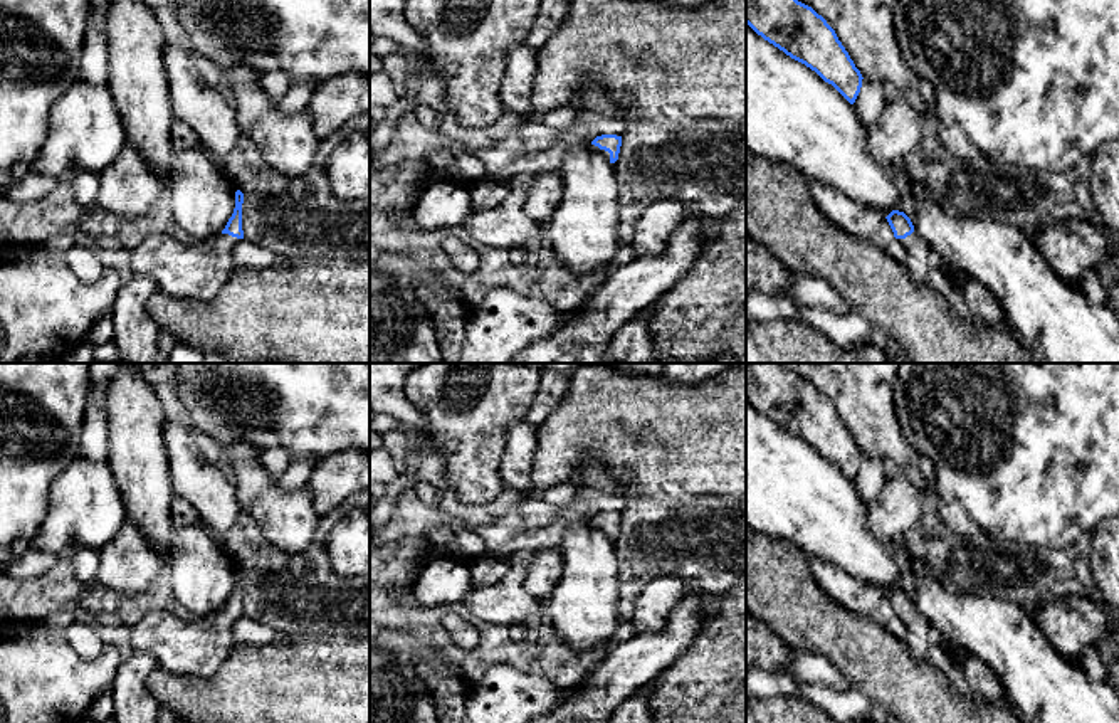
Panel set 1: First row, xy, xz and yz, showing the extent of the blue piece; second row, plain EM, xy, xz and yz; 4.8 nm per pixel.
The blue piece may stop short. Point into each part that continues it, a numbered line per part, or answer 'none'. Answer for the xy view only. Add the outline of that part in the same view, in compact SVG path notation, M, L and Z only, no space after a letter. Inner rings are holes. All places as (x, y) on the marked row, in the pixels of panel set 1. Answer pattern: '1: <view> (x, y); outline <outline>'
1: xy (197, 271); outline M148 234L133 251L134 276L150 276L168 296L212 299L230 277L232 251L240 239L218 234L197 244L183 244L171 234Z

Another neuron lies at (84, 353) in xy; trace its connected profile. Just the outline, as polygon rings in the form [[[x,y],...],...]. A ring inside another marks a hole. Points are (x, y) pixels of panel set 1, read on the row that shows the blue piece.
[[[82,341],[62,363],[94,363],[96,345]]]

